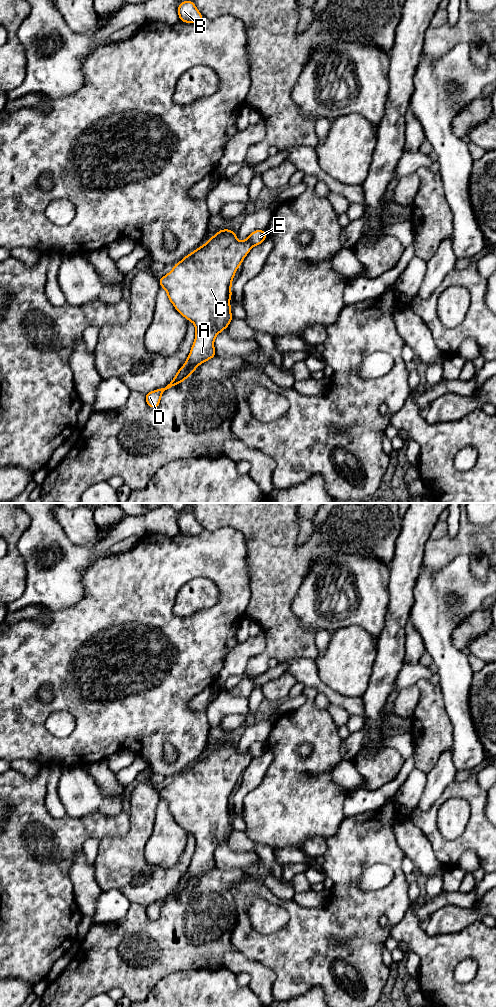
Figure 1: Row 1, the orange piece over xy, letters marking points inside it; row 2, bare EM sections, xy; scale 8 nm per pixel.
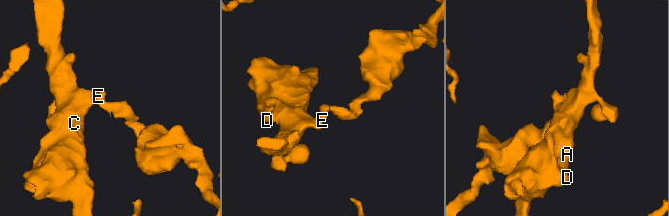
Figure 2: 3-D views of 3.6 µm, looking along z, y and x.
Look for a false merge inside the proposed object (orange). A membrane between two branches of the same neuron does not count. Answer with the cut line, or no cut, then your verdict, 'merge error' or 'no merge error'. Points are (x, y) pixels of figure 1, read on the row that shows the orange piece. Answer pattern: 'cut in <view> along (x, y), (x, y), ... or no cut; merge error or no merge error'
cut in xy along (248, 237), (248, 240), (253, 245); merge error

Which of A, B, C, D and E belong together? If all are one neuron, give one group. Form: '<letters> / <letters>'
A B C D / E

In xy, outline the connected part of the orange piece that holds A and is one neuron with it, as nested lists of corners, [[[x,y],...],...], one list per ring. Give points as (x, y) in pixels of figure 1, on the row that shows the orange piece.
[[[231,229],[218,230],[218,233],[211,236],[207,243],[174,264],[174,268],[159,279],[160,287],[166,290],[170,302],[183,317],[195,325],[196,333],[190,354],[174,379],[165,388],[145,395],[150,408],[158,407],[165,390],[183,382],[190,377],[198,365],[216,356],[214,340],[233,319],[230,306],[232,280],[252,247],[249,238],[239,241],[236,232],[232,232]]]

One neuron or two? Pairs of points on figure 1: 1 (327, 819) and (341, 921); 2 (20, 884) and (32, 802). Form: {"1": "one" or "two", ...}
{"1": "two", "2": "one"}

